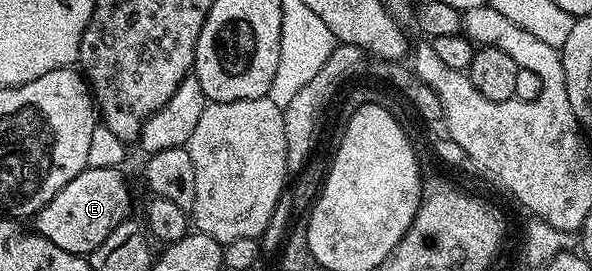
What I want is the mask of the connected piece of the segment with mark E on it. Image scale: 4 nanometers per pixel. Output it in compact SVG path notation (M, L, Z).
M85 168L81 175L74 177L37 215L37 231L49 243L57 243L57 247L65 247L65 251L89 255L117 227L128 220L131 213L131 189L122 177L119 169Z

